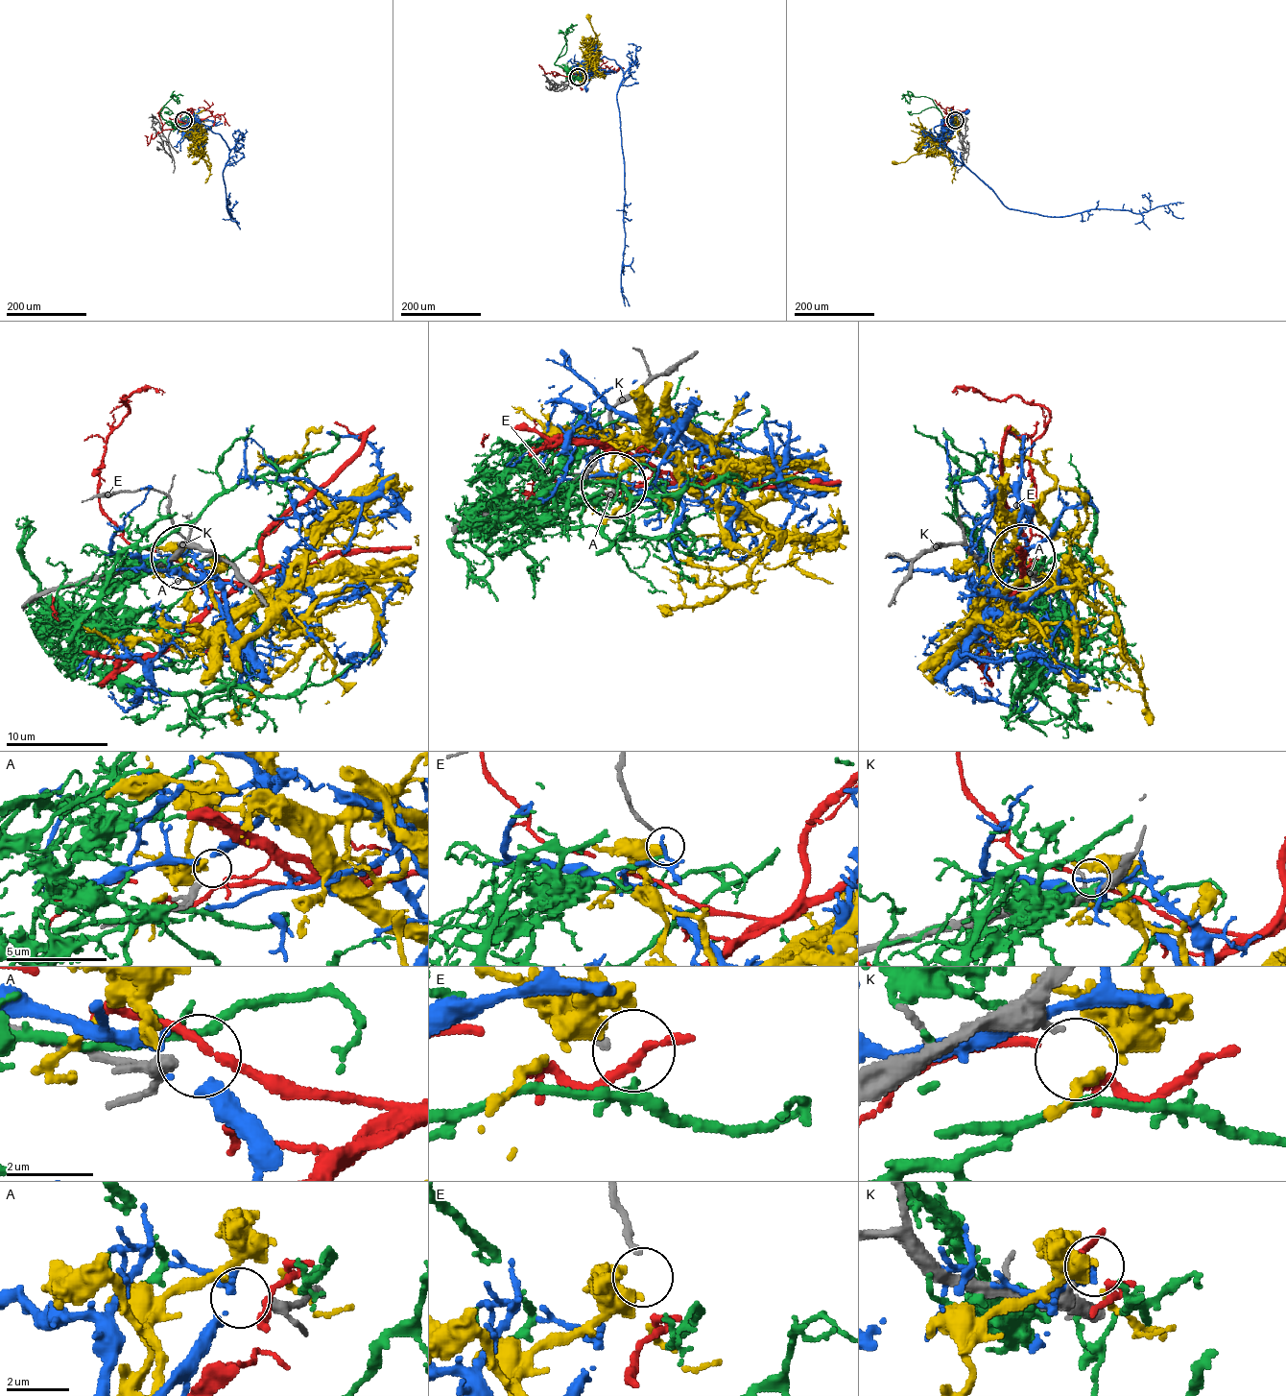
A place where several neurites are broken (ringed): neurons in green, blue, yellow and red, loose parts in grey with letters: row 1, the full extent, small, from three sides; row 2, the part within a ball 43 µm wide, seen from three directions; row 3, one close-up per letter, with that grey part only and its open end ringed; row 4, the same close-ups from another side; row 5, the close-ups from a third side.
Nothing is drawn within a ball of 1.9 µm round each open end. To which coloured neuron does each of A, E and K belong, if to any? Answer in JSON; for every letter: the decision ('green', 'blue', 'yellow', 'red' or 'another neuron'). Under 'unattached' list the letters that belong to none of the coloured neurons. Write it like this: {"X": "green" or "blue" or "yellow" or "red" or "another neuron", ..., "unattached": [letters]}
{"A": "blue", "E": "another neuron", "K": "another neuron", "unattached": ["E", "K"]}

